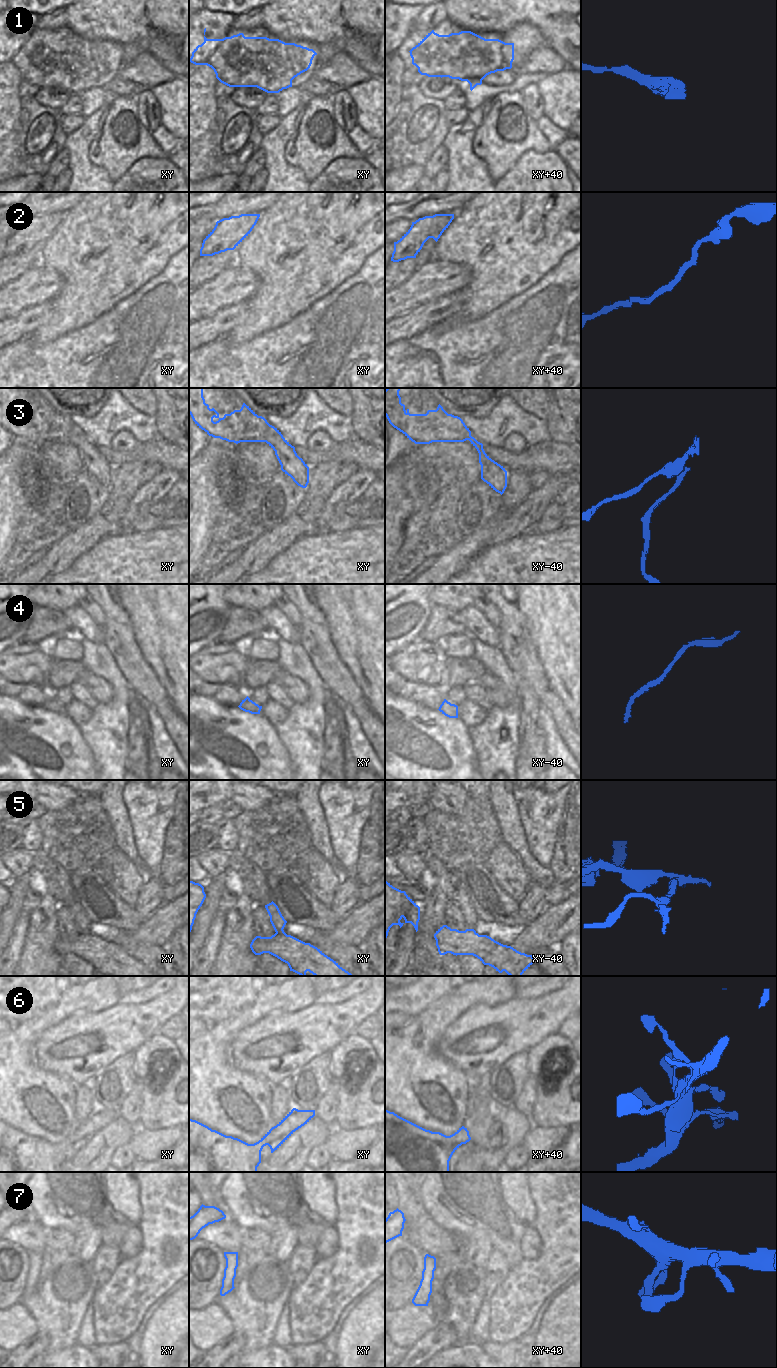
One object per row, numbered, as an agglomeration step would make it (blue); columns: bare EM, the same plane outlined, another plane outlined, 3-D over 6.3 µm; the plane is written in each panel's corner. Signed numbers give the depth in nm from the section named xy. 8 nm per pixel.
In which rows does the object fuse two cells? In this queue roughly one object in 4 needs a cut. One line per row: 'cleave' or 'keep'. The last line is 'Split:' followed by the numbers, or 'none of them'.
1: keep
2: keep
3: cleave
4: keep
5: cleave
6: keep
7: keep
Split: 3, 5

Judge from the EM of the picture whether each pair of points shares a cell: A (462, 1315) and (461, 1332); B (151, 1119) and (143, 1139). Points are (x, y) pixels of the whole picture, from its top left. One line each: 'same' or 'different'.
A: same
B: different

